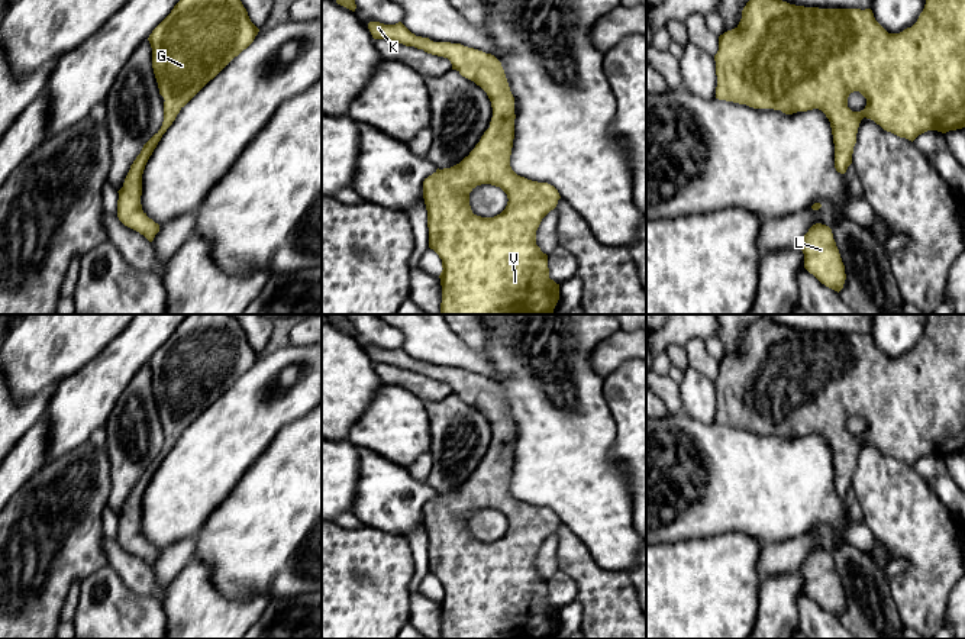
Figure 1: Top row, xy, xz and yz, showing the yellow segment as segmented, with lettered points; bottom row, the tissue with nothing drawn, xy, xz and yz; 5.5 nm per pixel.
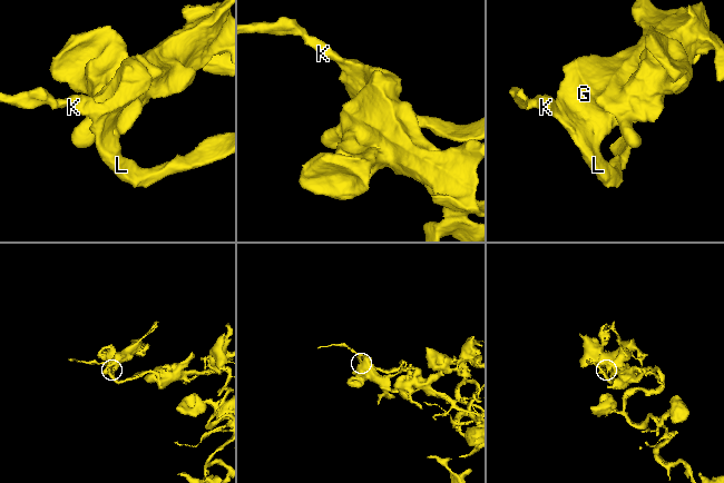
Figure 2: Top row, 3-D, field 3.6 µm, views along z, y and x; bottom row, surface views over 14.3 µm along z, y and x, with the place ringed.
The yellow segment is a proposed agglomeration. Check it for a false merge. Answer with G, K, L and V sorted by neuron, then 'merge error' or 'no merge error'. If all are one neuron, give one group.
G K L V; no merge error

